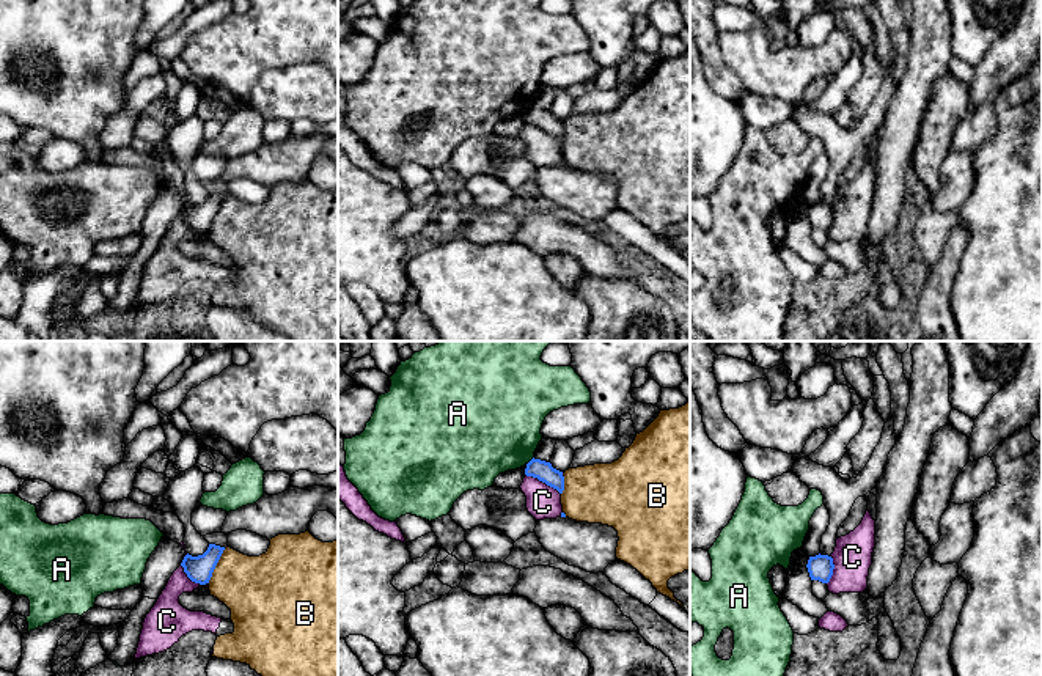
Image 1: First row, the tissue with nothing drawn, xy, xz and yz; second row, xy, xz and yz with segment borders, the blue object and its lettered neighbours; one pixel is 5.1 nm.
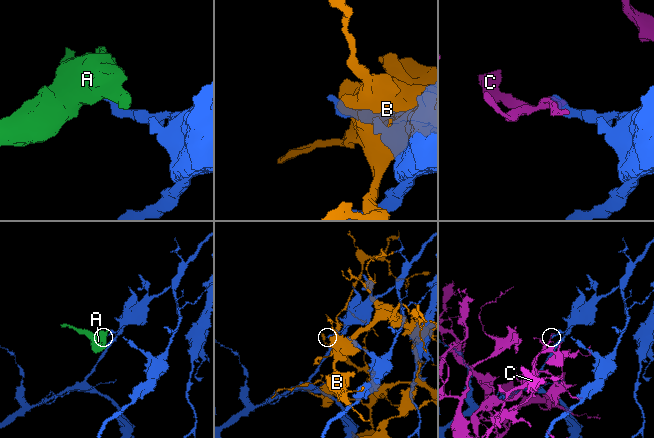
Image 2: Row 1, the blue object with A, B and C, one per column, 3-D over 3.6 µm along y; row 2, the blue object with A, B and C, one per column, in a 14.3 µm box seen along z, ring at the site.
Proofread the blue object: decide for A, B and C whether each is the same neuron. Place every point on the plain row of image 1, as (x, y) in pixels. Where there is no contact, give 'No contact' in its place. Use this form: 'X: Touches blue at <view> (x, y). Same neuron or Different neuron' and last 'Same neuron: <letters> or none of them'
A: Touches blue at xz (530, 109). Different neuron
B: Touches blue at xy (216, 213). Different neuron
C: Touches blue at xz (543, 129). Different neuron
Same neuron: none of them

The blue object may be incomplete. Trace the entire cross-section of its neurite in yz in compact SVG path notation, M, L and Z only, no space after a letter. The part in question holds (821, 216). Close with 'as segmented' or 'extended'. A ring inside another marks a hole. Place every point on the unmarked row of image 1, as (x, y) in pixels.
M819 201L816 204L809 204L806 215L811 228L828 231L833 223L835 212L831 204Z; as segmented

